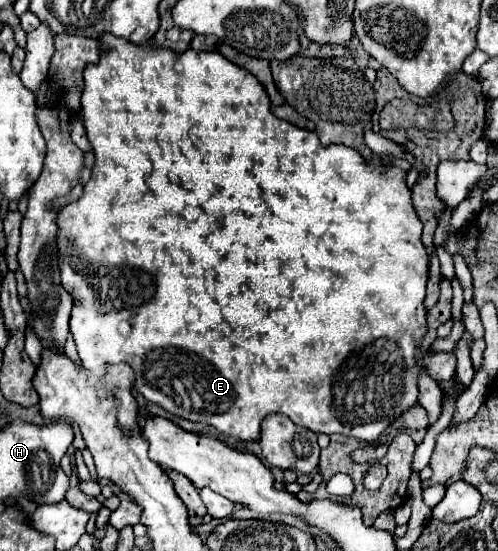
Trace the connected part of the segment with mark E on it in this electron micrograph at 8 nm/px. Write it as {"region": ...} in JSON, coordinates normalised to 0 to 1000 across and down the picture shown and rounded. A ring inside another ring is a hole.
{"region":[[[203,64],[199,67],[199,111],[195,118],[179,114],[167,129],[167,143],[171,143],[171,158],[167,158],[167,172],[163,172],[163,209],[167,209],[167,227],[171,227],[171,238],[175,238],[175,252],[187,267],[187,278],[191,278],[191,299],[187,299],[187,318],[183,325],[175,328],[175,336],[167,336],[167,354],[122,376],[118,387],[114,387],[114,408],[118,408],[118,419],[114,419],[114,466],[118,466],[118,492],[122,492],[122,514],[131,517],[131,525],[147,535],[147,564],[143,564],[143,583],[139,583],[139,593],[143,593],[143,604],[147,604],[147,615],[151,615],[151,626],[155,626],[155,637],[159,637],[159,648],[167,655],[167,666],[175,673],[175,681],[191,681],[191,684],[207,684],[215,677],[215,662],[219,659],[259,659],[263,670],[271,673],[271,699],[267,706],[275,713],[283,713],[295,728],[303,731],[315,731],[319,739],[327,739],[331,746],[355,753],[355,757],[367,757],[367,760],[384,760],[384,764],[396,764],[396,768],[416,768],[416,771],[428,771],[432,779],[440,779],[444,786],[456,786],[456,789],[472,789],[476,797],[488,797],[488,800],[504,800],[504,797],[516,797],[520,786],[524,786],[524,764],[540,753],[540,750],[572,750],[576,757],[584,757],[584,764],[600,775],[612,775],[612,779],[624,779],[633,786],[653,786],[653,789],[669,789],[669,786],[685,786],[685,789],[697,789],[697,793],[713,793],[713,797],[725,797],[725,800],[737,800],[737,804],[749,804],[757,800],[757,793],[821,739],[837,735],[837,688],[841,688],[841,673],[845,673],[845,662],[853,662],[861,670],[861,681],[873,688],[873,691],[894,691],[894,688],[906,688],[914,681],[914,662],[918,662],[918,652],[910,641],[853,641],[837,662],[833,662],[833,637],[837,637],[837,623],[849,615],[849,608],[857,604],[857,561],[849,554],[849,543],[853,543],[853,517],[857,517],[857,495],[861,495],[861,481],[857,481],[857,459],[853,459],[853,448],[845,441],[845,401],[829,379],[829,368],[825,368],[825,347],[813,332],[813,310],[805,303],[781,303],[781,307],[769,307],[769,299],[745,299],[745,296],[733,296],[733,289],[693,267],[693,263],[645,263],[641,249],[633,238],[616,238],[616,234],[600,234],[596,227],[584,227],[576,220],[564,220],[556,216],[548,205],[544,205],[544,187],[536,183],[536,169],[532,162],[524,158],[524,151],[500,136],[500,129],[460,114],[444,96],[436,93],[392,93],[392,89],[376,89],[371,96],[347,96],[339,89],[327,89],[327,85],[307,85],[307,82],[267,82],[251,71],[239,71],[231,64]]]}

